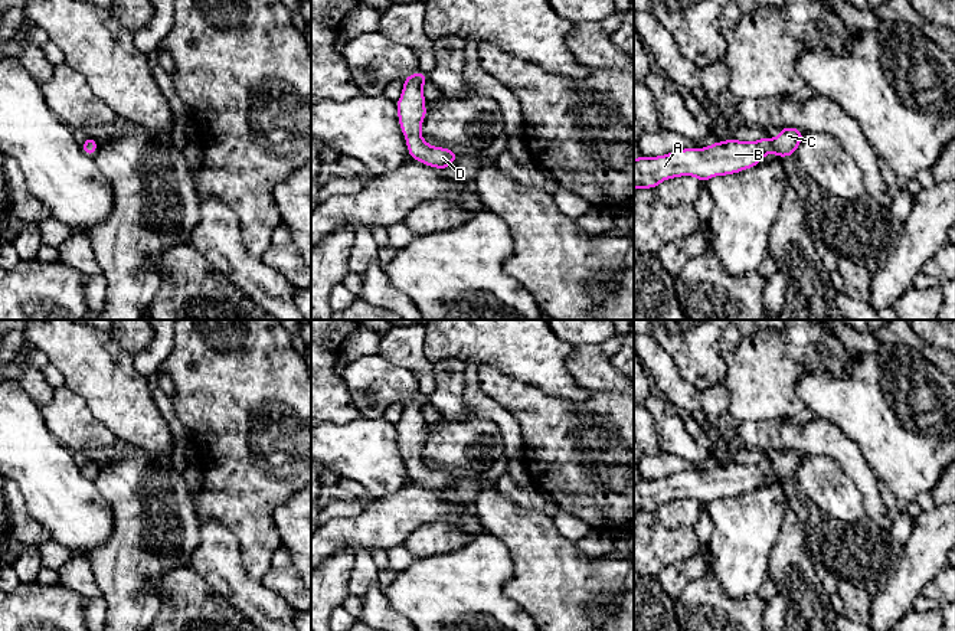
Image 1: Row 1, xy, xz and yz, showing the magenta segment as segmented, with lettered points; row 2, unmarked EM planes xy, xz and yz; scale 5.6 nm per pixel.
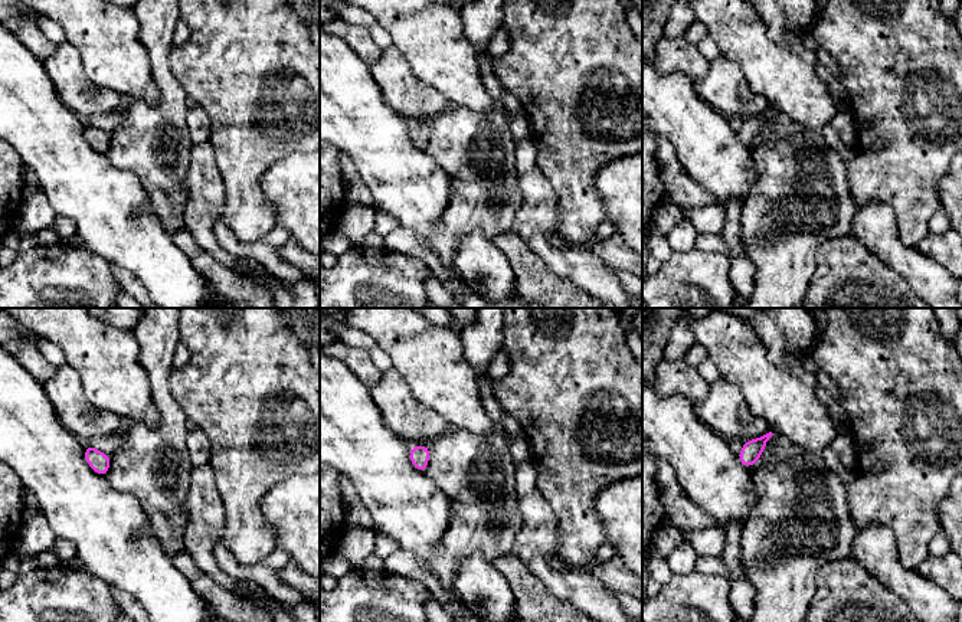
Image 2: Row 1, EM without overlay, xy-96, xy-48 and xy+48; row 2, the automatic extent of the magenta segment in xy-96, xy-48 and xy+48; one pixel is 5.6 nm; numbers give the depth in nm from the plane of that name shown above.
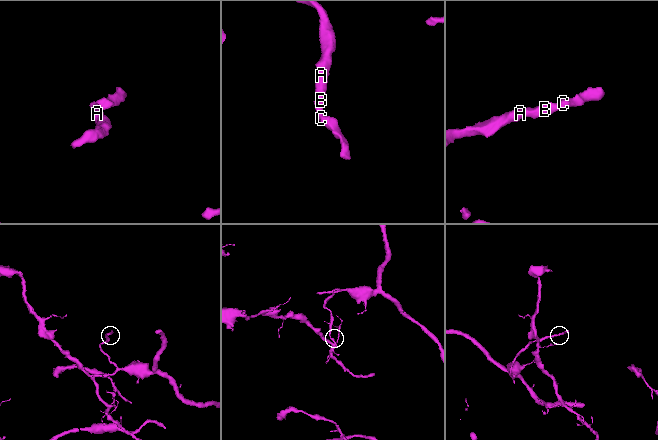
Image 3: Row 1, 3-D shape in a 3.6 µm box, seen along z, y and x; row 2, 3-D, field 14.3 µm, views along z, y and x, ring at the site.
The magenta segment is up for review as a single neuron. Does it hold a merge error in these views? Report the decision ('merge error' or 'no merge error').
no merge error

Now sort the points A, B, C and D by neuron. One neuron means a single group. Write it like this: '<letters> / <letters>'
A B C D

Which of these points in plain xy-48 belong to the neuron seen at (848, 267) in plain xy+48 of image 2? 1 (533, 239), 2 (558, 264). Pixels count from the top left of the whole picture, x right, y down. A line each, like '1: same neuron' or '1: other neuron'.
1: other neuron
2: other neuron

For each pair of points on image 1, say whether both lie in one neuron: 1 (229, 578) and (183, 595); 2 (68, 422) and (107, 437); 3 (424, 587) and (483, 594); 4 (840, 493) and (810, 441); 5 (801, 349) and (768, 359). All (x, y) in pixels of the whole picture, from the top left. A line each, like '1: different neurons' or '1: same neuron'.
1: different neurons
2: same neuron
3: same neuron
4: different neurons
5: different neurons

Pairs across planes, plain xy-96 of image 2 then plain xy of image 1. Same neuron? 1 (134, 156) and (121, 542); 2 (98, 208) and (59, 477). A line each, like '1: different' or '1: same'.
1: same
2: same

